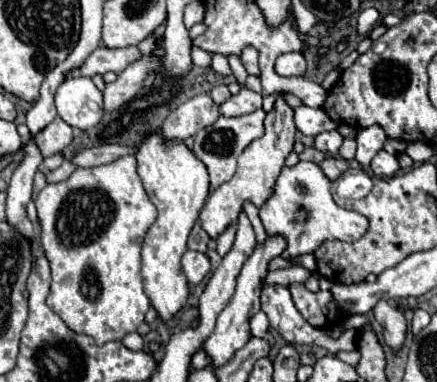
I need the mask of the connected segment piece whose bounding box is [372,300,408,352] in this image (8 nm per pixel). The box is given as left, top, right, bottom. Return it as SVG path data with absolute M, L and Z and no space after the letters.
M380 300L372 312L380 326L384 326L384 342L392 348L392 352L398 352L406 340L408 328L404 314L398 308L390 306L386 300Z

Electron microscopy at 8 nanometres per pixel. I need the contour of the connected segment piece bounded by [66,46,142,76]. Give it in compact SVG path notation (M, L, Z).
M98 46L86 60L80 64L80 68L74 68L66 76L94 76L94 74L106 74L116 72L120 74L128 64L134 64L140 60L142 52L138 46L126 46L126 48L104 48Z

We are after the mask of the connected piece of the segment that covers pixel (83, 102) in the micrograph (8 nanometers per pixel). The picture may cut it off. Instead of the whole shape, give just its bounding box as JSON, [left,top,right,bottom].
[54,78,102,128]

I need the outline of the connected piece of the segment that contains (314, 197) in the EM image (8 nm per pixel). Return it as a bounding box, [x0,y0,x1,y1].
[260,162,368,258]

